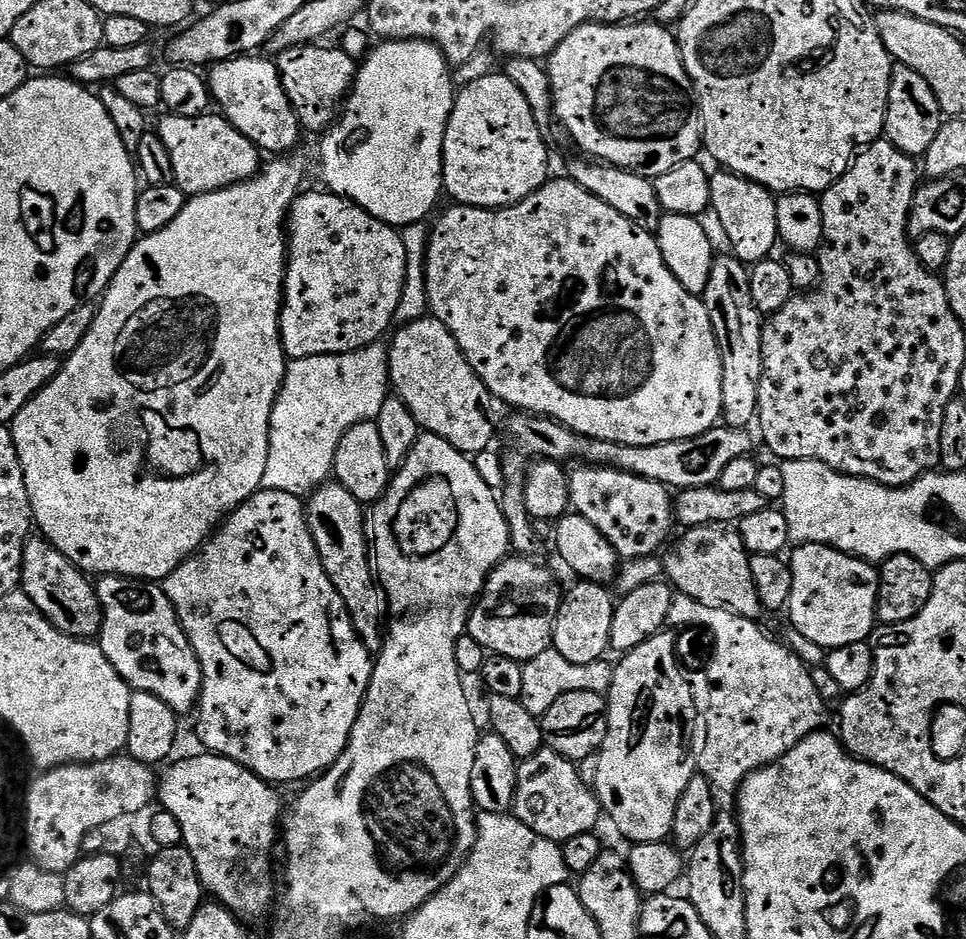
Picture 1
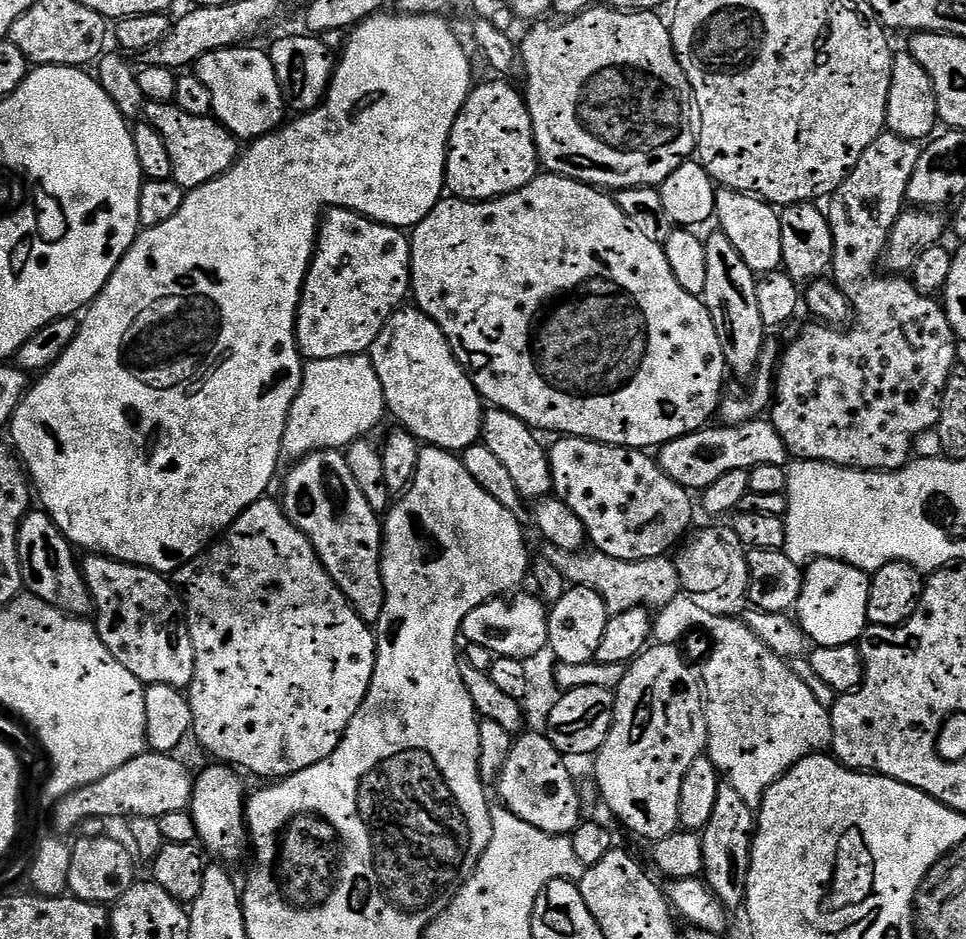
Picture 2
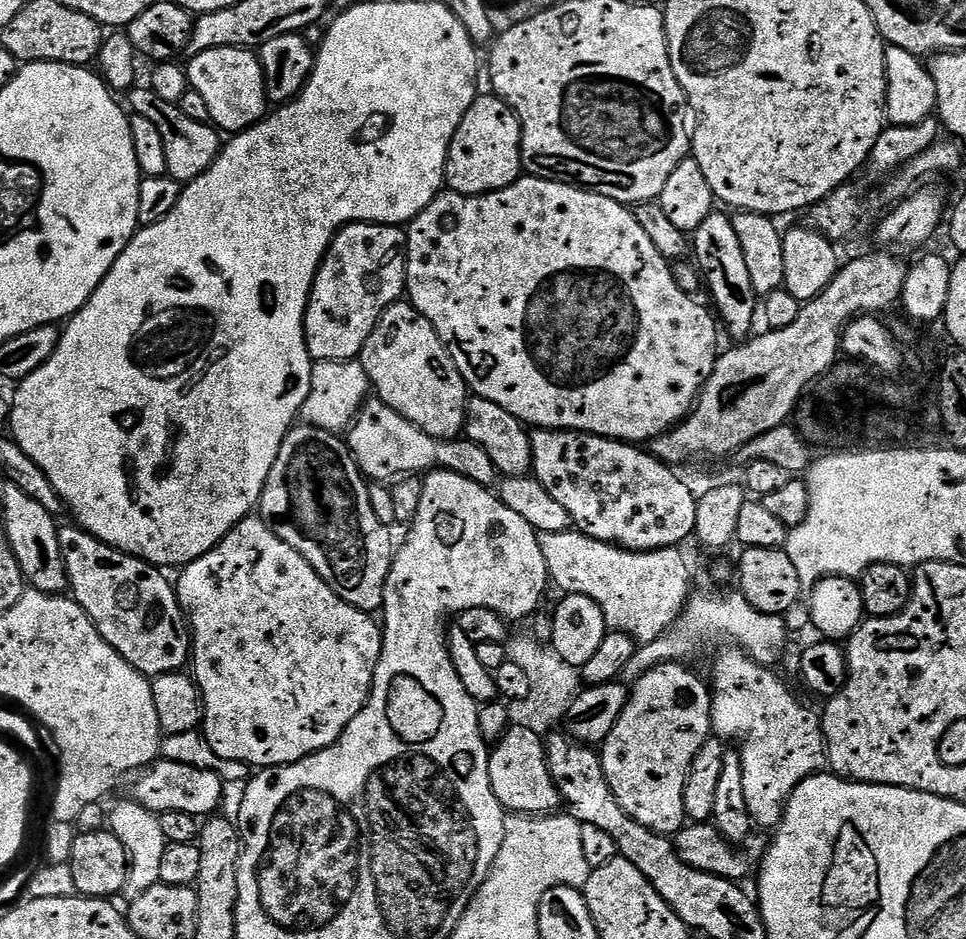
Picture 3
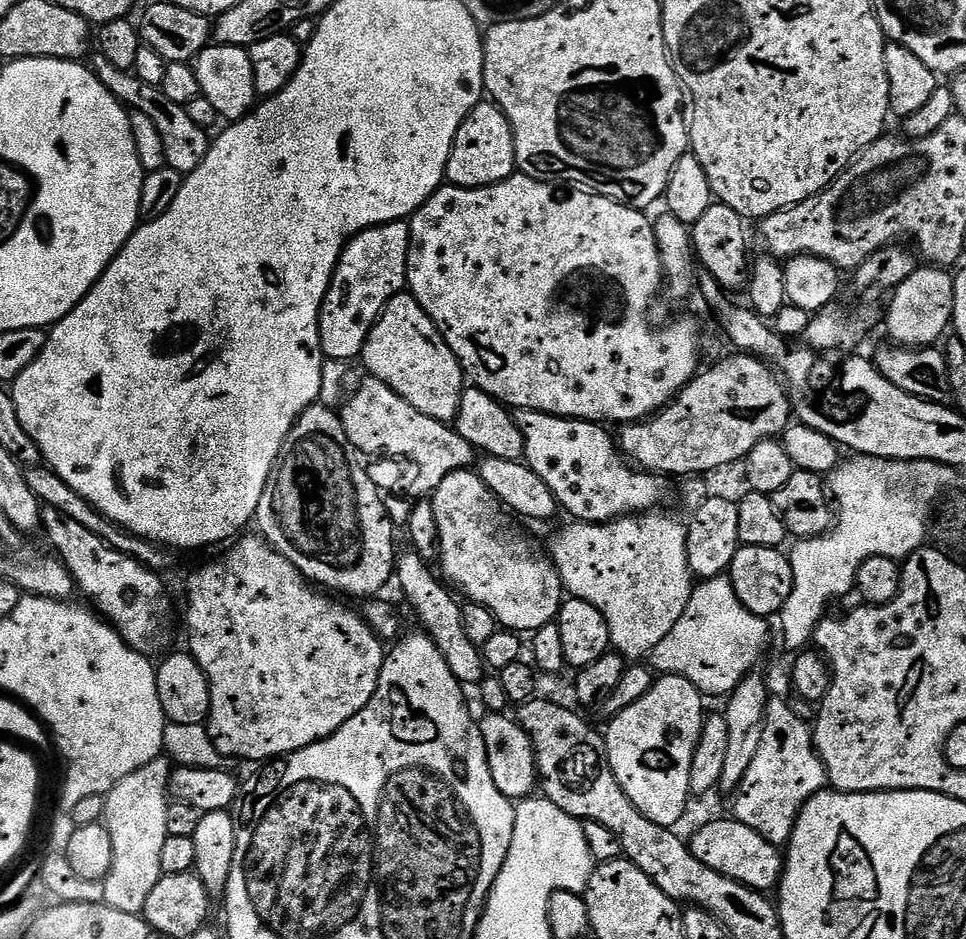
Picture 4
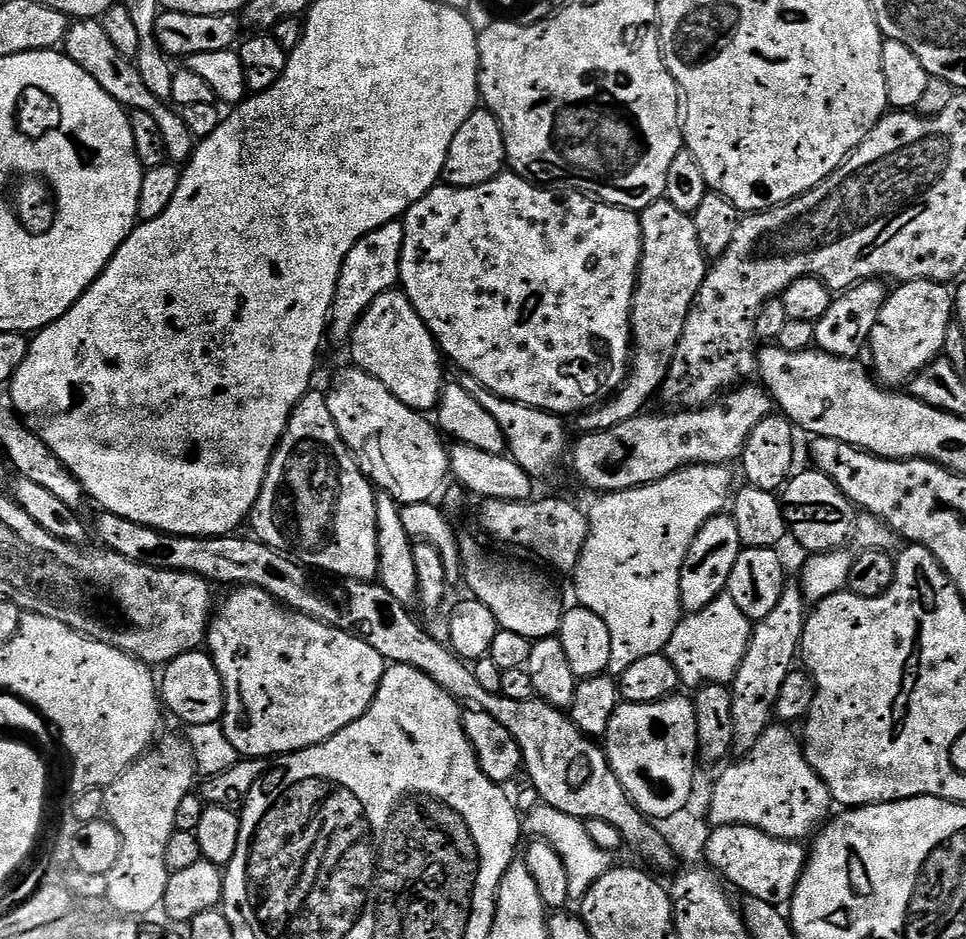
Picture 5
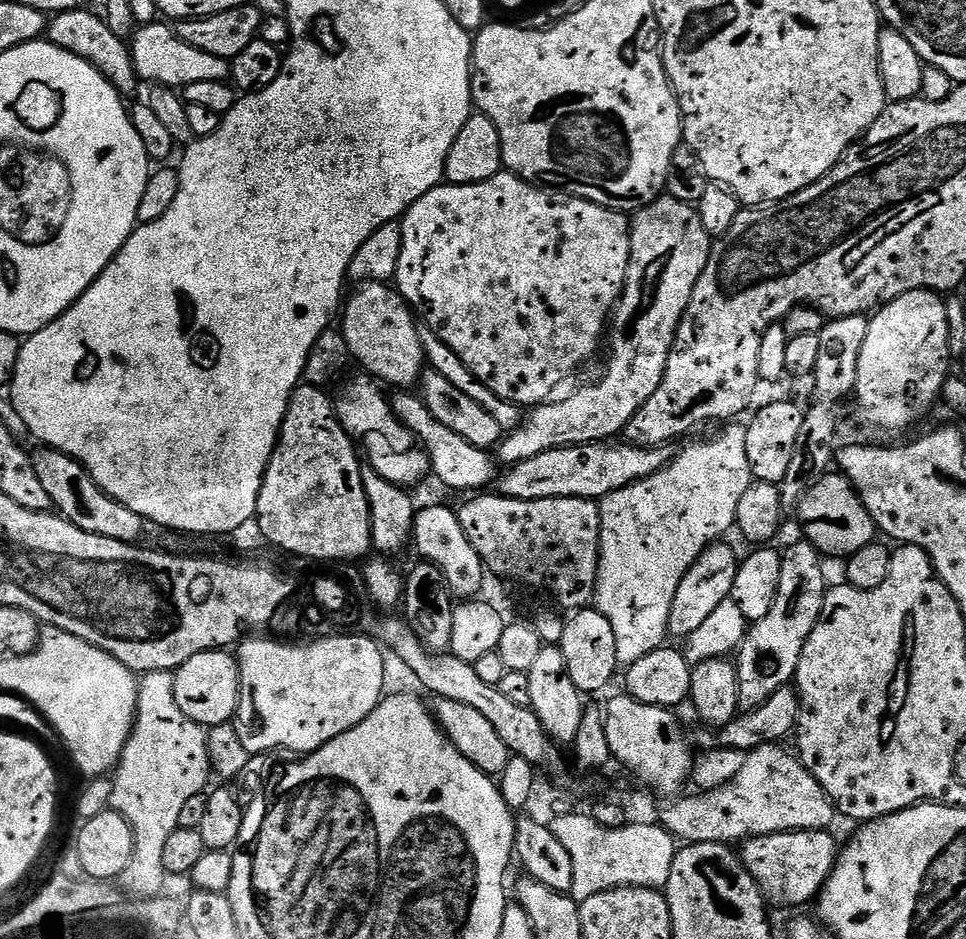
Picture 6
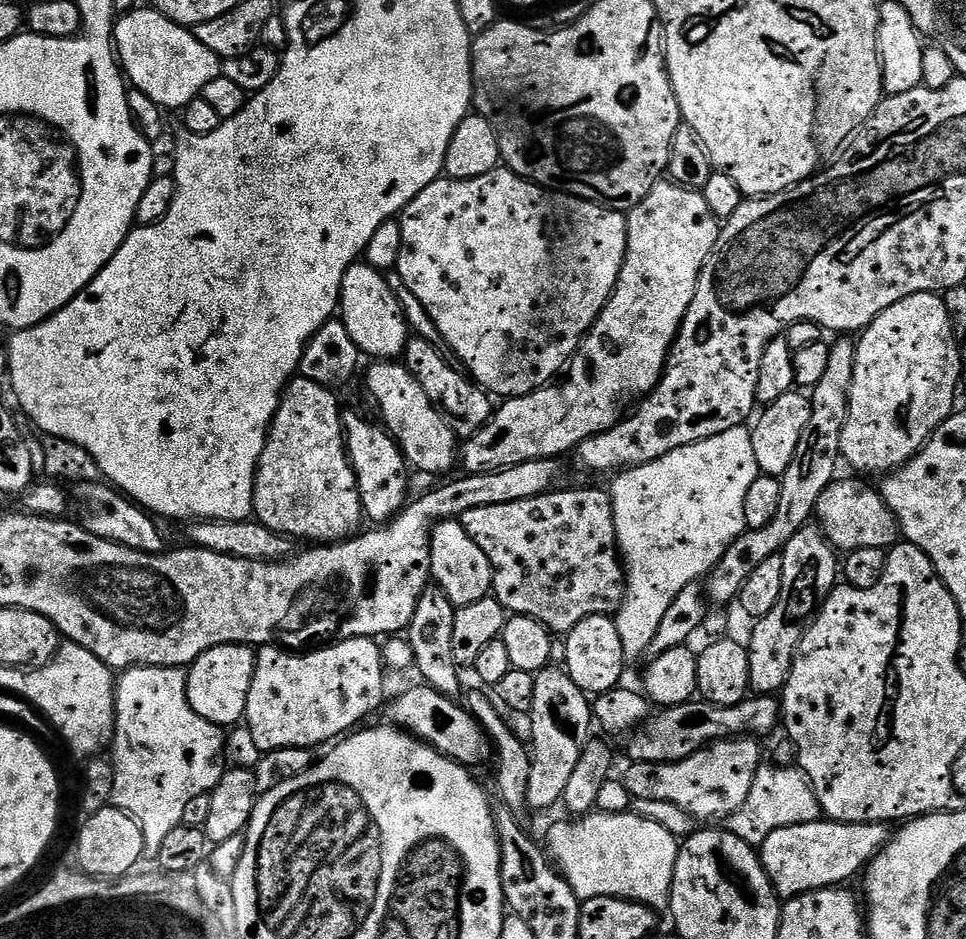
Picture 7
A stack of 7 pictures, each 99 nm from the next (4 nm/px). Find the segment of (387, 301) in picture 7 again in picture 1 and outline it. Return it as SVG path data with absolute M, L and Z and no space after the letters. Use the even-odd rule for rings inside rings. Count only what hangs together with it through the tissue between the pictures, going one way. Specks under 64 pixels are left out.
M425 318L414 320L410 324L397 327L397 332L391 333L392 341L387 341L388 349L388 378L395 395L410 410L410 414L420 425L424 432L433 432L438 438L450 442L459 452L475 454L483 452L492 443L492 424L484 413L484 396L486 389L484 384L476 376L475 370L466 362L458 342L446 330L441 320Z

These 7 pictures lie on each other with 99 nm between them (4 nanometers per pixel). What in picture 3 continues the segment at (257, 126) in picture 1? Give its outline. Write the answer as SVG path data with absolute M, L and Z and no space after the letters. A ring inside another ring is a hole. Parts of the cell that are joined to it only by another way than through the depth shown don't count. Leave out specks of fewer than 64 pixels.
M246 48L206 50L187 61L186 71L191 91L202 94L210 109L210 121L221 133L235 134L252 128L264 119L270 108L264 89L264 68L255 51Z

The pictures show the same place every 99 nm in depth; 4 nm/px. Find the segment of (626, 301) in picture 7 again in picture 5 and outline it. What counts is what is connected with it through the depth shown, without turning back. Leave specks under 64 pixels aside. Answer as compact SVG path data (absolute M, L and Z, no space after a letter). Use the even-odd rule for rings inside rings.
M661 198L639 213L640 225L644 234L644 253L640 259L640 275L636 277L636 293L632 299L632 358L627 380L617 388L599 406L593 406L579 417L580 432L601 432L610 430L610 426L618 426L618 422L626 422L630 418L641 415L644 408L659 393L664 385L666 374L672 365L672 355L676 353L678 342L682 338L682 330L686 326L686 318L692 309L694 298L704 281L704 275L710 264L706 259L704 247L698 242L698 230L694 230L694 222L689 213L678 210L667 200Z

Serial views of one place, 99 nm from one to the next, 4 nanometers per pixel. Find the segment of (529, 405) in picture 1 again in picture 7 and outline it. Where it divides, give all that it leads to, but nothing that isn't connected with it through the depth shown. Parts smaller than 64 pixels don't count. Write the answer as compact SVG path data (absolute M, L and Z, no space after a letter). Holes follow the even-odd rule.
M507 166L490 170L490 174L482 174L482 178L436 180L426 186L426 190L418 194L418 198L414 198L404 207L398 219L402 230L402 250L395 271L399 272L410 294L414 294L418 302L422 302L434 326L438 326L441 341L445 345L448 343L453 354L461 360L459 363L463 371L485 392L496 398L519 398L537 392L540 388L547 388L565 371L572 355L584 341L584 336L592 329L592 325L600 317L600 312L611 300L624 265L628 245L628 221L625 213L603 208L589 200L579 200L576 196L566 196L562 192L541 188L539 184L524 179Z

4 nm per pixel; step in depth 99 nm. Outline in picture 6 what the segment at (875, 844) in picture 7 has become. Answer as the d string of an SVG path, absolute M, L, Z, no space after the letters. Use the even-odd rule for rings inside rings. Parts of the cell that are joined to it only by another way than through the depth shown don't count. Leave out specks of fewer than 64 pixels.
M806 830L751 836L739 845L740 861L744 863L754 882L758 882L765 901L773 909L800 908L819 897L836 864L838 844L836 848L832 834L828 830Z

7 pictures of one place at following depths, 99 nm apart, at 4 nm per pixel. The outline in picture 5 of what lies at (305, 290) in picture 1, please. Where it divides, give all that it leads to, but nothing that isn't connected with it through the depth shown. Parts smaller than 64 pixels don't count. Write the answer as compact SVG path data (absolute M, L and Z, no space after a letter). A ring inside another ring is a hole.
M391 220L386 226L366 234L346 254L344 265L338 278L336 293L332 299L330 313L330 336L336 340L351 341L356 324L364 317L367 310L383 292L391 292L400 279L400 259L404 245L404 226L400 220Z

